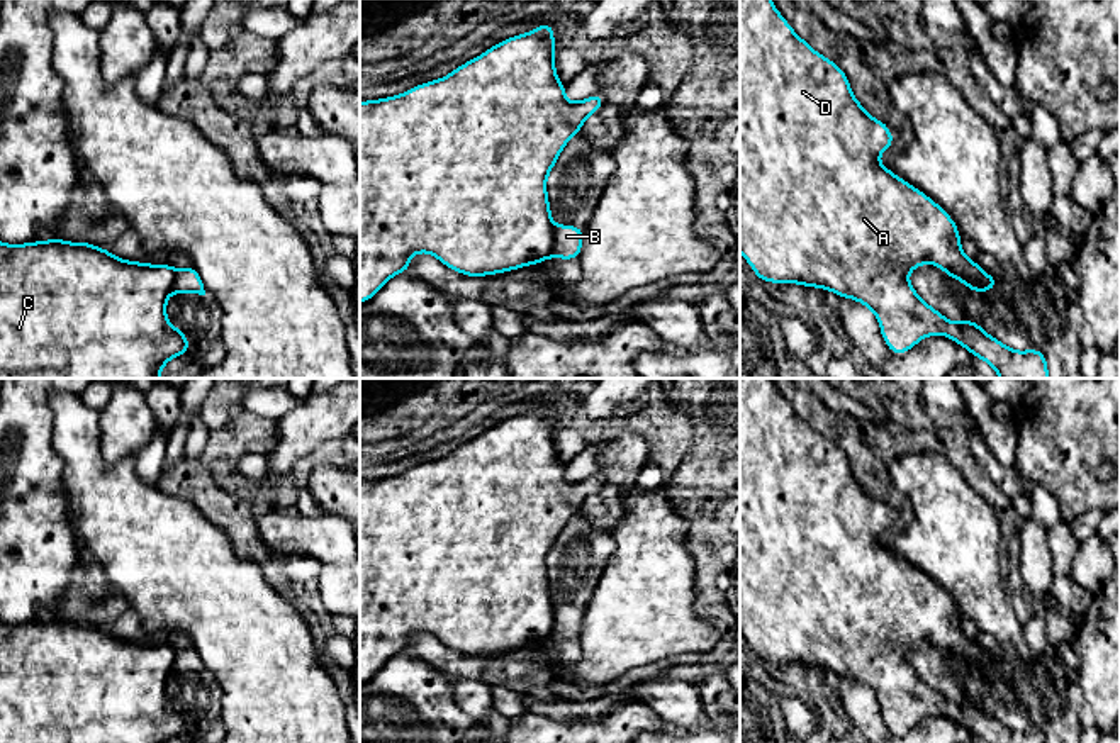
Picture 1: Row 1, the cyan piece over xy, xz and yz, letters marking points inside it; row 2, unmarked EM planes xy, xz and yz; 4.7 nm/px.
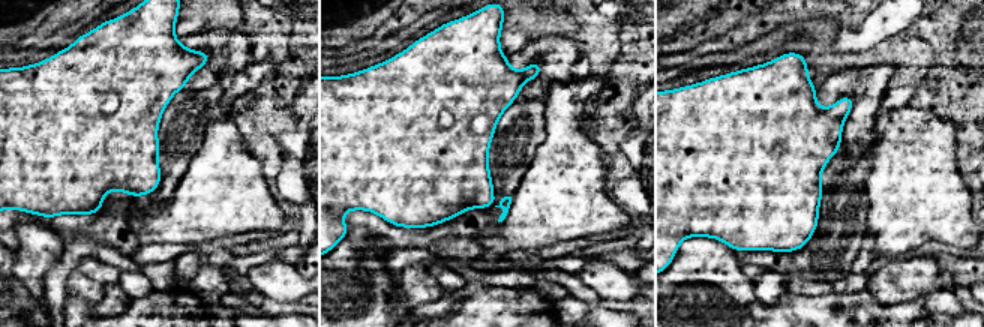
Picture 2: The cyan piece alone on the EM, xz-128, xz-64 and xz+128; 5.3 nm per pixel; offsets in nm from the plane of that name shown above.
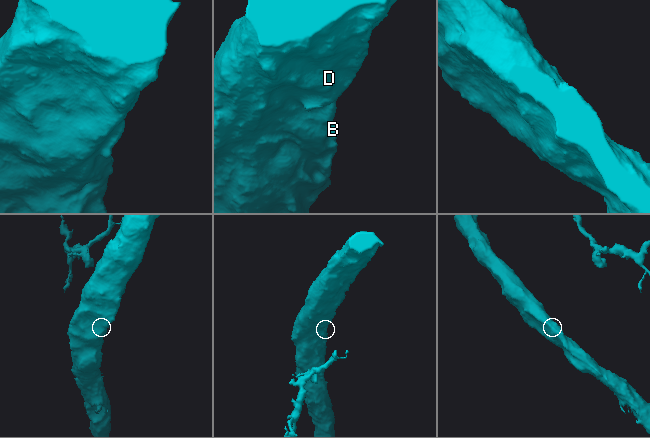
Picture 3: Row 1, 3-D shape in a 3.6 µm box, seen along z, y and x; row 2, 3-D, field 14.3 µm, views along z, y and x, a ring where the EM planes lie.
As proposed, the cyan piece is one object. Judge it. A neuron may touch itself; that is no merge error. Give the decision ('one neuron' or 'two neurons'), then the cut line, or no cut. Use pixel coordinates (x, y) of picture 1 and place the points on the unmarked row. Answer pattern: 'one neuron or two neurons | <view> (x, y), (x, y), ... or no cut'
two neurons | xz (554, 606), (554, 626), (548, 635)

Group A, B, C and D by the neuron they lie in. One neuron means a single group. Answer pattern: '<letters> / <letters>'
A C D / B

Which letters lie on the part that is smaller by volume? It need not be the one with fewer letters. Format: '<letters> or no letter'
B

